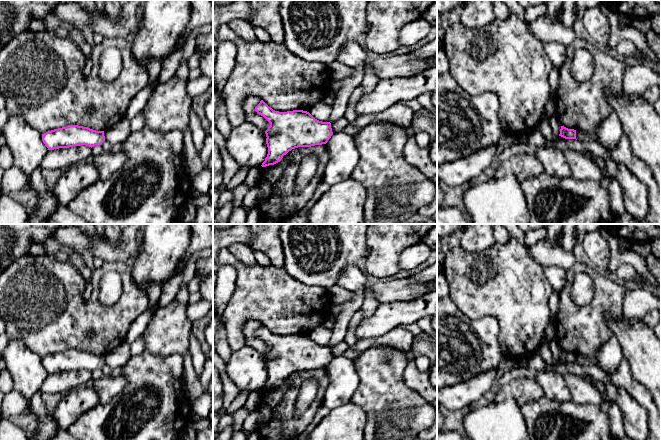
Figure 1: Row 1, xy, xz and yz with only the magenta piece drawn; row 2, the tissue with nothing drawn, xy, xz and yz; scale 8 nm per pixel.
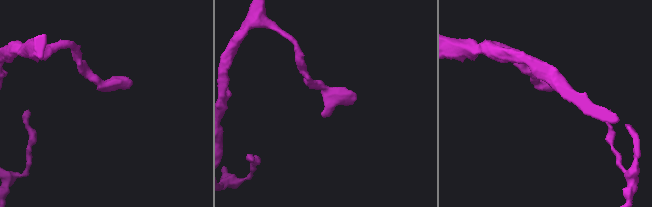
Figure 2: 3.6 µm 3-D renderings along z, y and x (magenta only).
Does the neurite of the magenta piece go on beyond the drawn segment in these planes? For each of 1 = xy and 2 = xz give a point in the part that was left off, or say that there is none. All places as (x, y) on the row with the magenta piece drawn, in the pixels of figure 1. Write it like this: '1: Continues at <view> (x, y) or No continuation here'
1: No continuation here
2: No continuation here

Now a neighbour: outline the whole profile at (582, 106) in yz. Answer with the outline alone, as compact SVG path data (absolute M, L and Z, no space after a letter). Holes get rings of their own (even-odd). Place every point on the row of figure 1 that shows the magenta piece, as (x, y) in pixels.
M577 38L566 47L566 60L559 68L559 86L555 95L556 117L562 126L576 131L595 133L600 123L612 112L609 104L611 95L620 96L623 92L623 78L626 65L610 56L605 50L596 46L592 41ZM577 49L587 50L594 58L594 72L592 77L584 82L576 81L571 72L574 53Z

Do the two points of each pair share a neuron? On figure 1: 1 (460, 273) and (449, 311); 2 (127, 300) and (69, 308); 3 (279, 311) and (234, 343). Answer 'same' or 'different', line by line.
1: different
2: same
3: same

